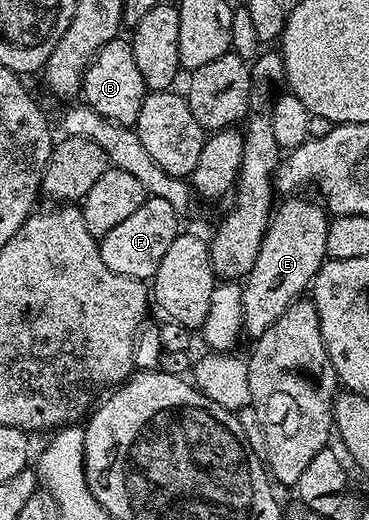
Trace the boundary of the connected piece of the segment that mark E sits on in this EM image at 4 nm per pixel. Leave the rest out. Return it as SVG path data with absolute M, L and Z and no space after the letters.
M293 196L276 207L270 224L265 229L263 244L251 272L245 275L241 288L243 296L243 330L250 339L257 339L291 308L291 304L310 289L314 276L327 260L327 228L331 218L320 201L304 202Z

